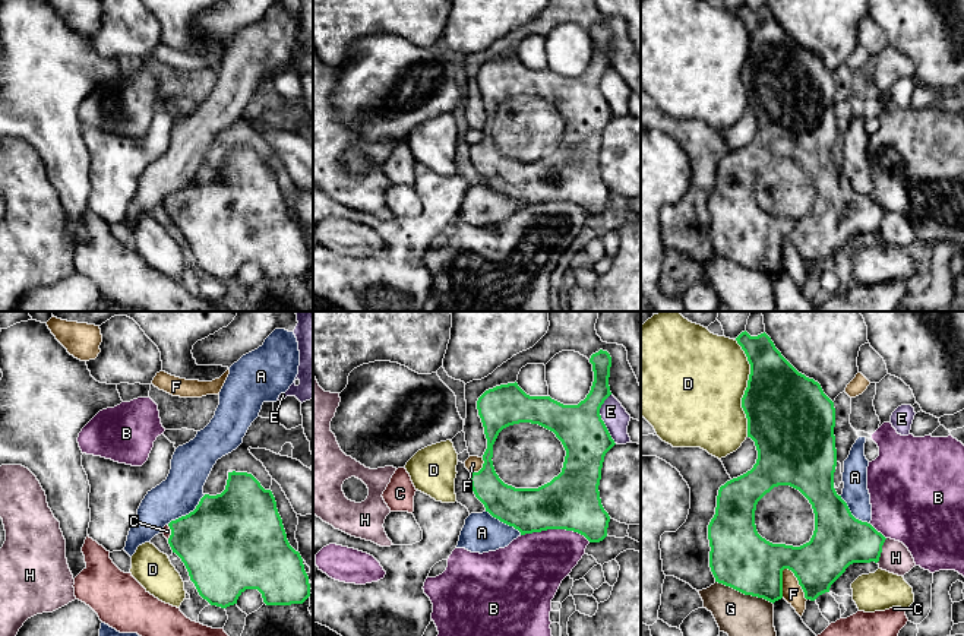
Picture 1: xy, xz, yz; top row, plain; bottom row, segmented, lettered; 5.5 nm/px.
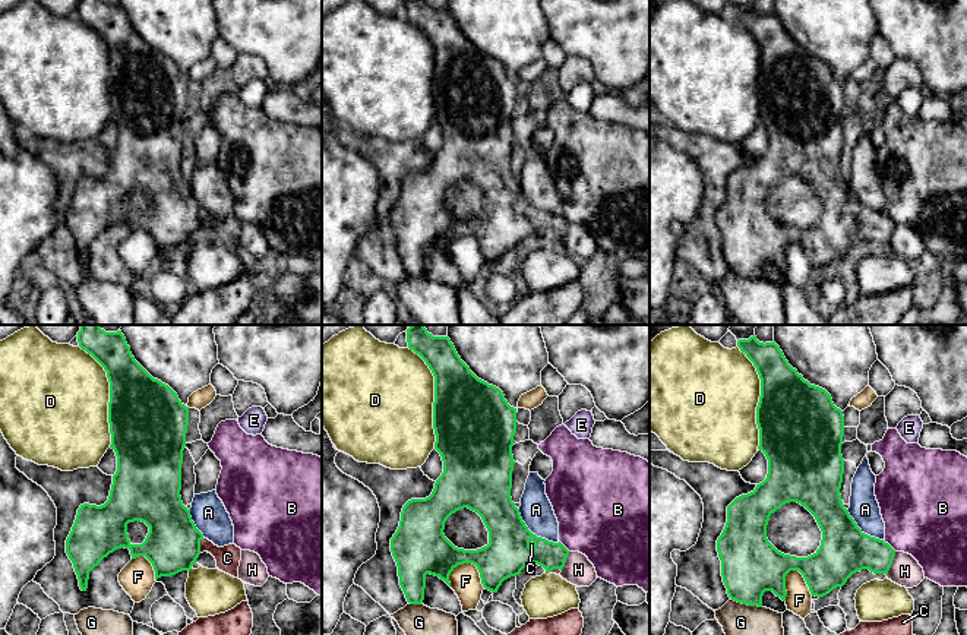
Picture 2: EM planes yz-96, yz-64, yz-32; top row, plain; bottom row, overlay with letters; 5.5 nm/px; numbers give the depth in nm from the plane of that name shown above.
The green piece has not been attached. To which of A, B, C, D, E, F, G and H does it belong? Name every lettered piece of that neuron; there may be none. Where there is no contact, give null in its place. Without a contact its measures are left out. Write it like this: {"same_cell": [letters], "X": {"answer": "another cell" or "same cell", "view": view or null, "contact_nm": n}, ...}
{"same_cell": ["C"], "A": {"answer": "another cell", "view": "xy", "contact_nm": 280}, "B": {"answer": "another cell", "view": "xz", "contact_nm": 380}, "C": {"answer": "same cell", "view": "xy", "contact_nm": 80}, "D": {"answer": "another cell", "view": "yz", "contact_nm": 550}, "E": {"answer": "another cell", "view": "xz", "contact_nm": 280}, "F": {"answer": "another cell", "view": "yz", "contact_nm": 220}, "G": {"answer": "another cell", "view": "yz", "contact_nm": 340}, "H": {"answer": "another cell", "view": "yz", "contact_nm": 150}}

